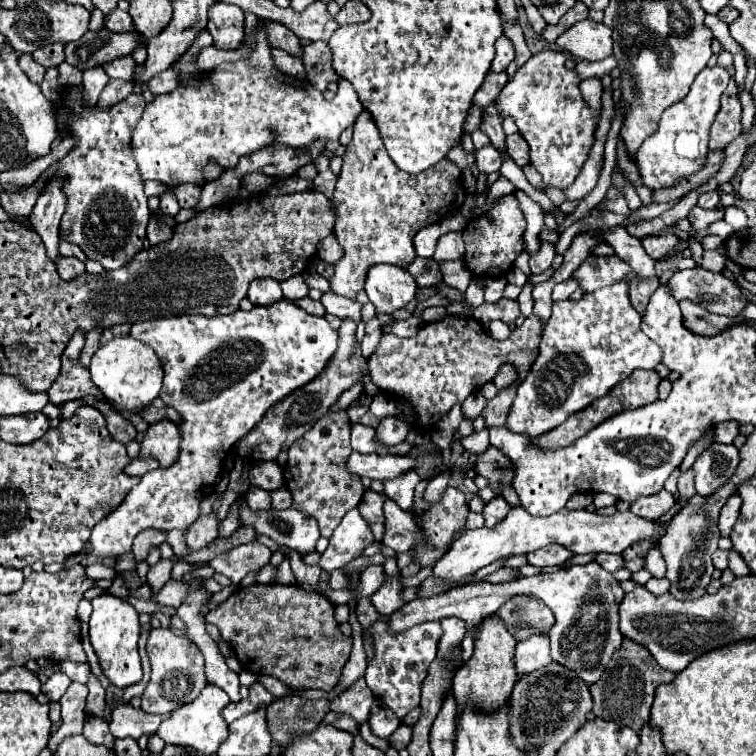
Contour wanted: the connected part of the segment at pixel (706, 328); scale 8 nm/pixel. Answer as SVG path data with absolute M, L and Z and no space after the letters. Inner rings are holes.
M679 300L681 312L683 312L683 324L699 336L715 336L719 332L723 332L725 328L737 324L735 316L733 318L719 318L717 314L711 314L703 308L699 308L695 302L691 300Z

